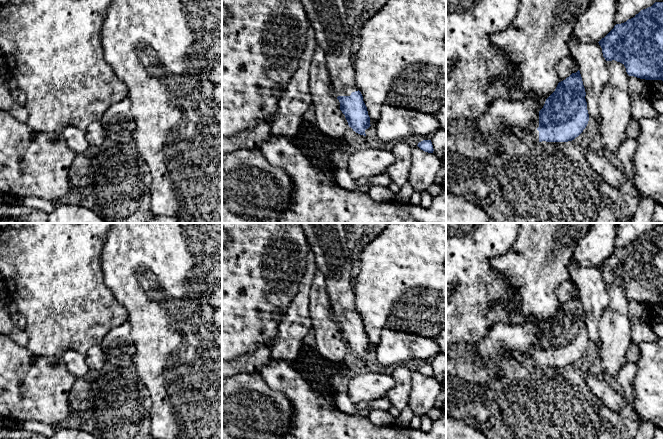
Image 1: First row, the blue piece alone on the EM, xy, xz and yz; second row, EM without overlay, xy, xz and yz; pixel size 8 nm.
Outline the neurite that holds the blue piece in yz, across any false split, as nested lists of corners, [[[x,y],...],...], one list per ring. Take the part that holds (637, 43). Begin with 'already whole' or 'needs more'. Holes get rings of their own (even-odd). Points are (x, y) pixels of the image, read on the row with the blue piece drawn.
already whole | [[[655,2],[626,22],[616,24],[598,43],[605,60],[622,63],[629,76],[663,81],[663,2]]]

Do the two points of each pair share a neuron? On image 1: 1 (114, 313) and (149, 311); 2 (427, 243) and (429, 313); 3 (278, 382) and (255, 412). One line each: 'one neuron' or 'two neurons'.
1: two neurons
2: one neuron
3: two neurons

